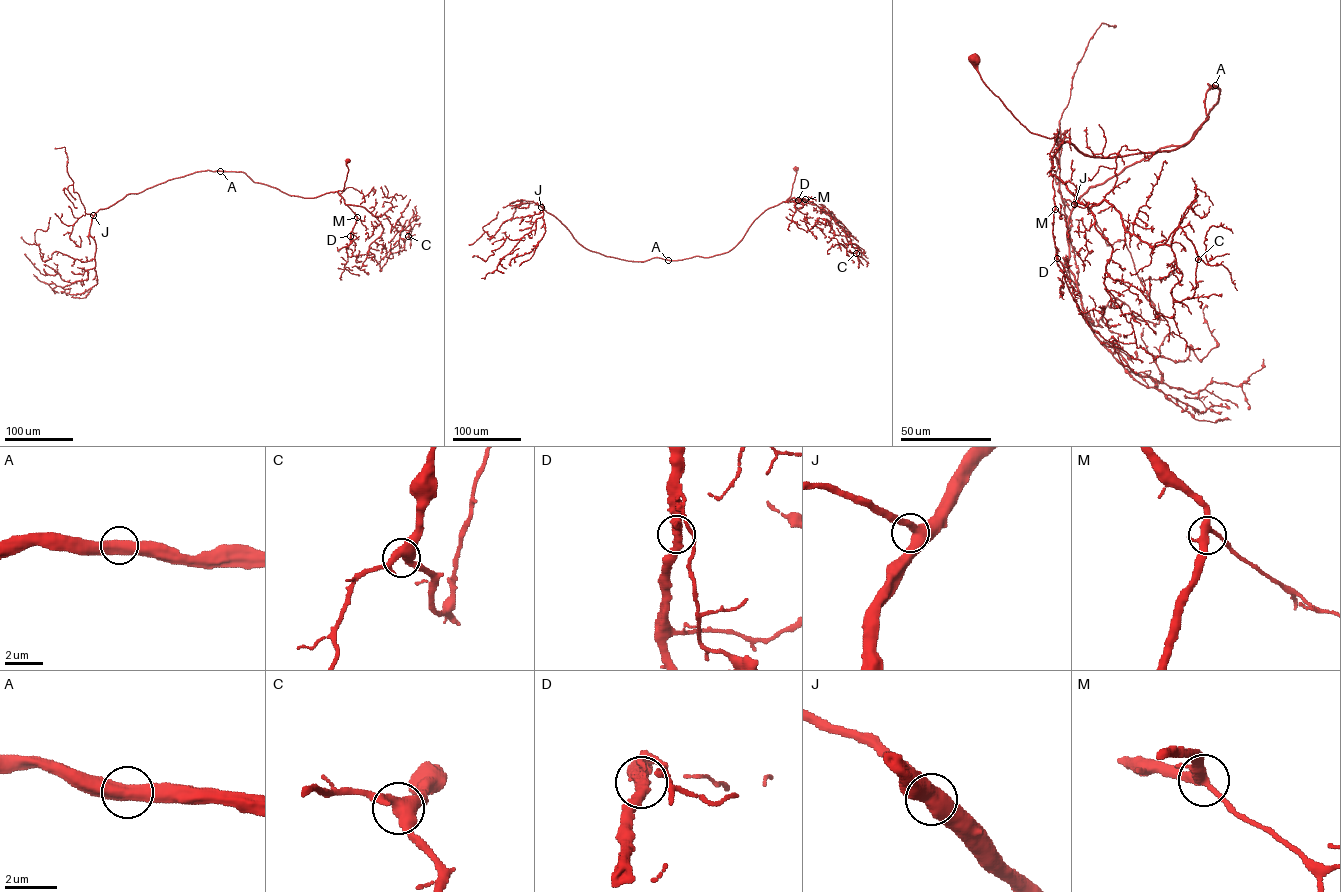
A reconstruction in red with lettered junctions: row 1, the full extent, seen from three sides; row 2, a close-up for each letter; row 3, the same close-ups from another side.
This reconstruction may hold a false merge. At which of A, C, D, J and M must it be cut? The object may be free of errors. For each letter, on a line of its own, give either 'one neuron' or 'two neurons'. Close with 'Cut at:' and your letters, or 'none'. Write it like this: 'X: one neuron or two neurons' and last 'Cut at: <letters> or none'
A: one neuron
C: one neuron
D: one neuron
J: one neuron
M: one neuron
Cut at: none

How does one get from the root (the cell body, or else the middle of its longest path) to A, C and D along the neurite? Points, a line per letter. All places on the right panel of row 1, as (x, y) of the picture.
A: (973, 60), (984, 83), (1029, 131), (1092, 156), (1186, 144), (1208, 118), (1205, 94), (1215, 85)
C: (973, 60), (1029, 131), (1061, 139), (1051, 173), (1079, 202), (1107, 200), (1151, 246), (1180, 227), (1198, 259)
D: (973, 60), (984, 83), (1029, 131), (1062, 140), (1053, 157), (1051, 172), (1055, 205), (1053, 235), (1057, 258)

